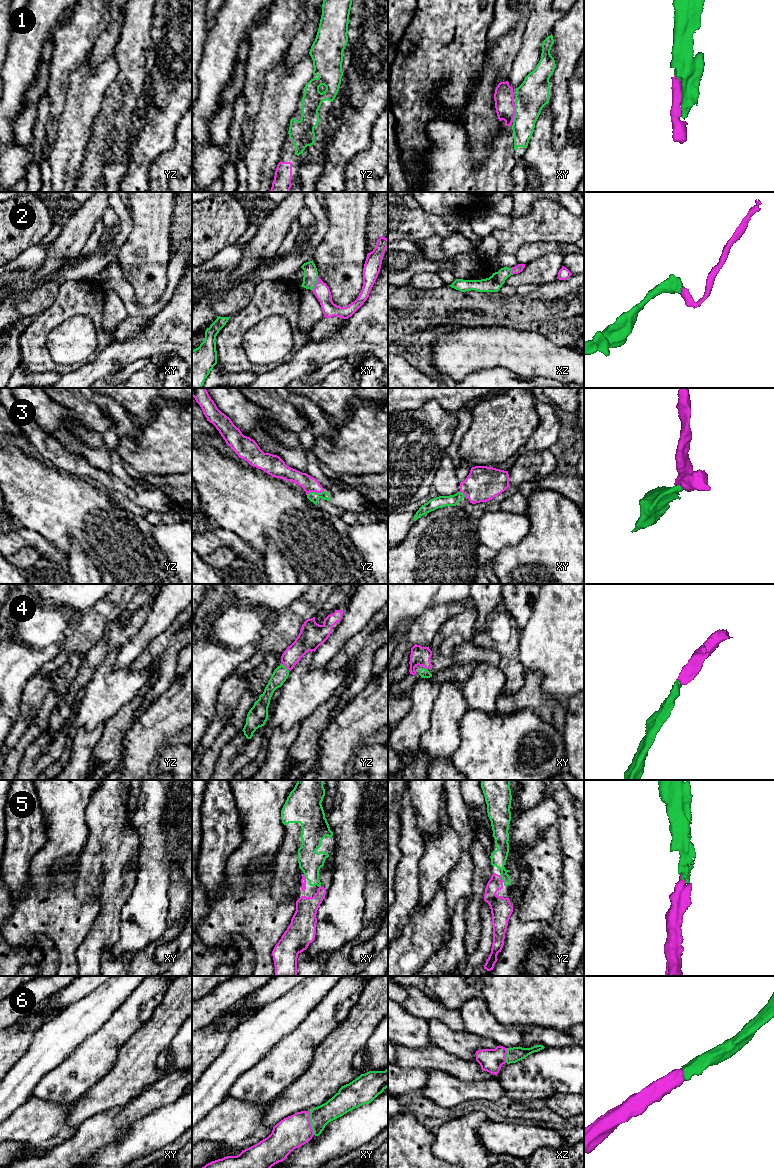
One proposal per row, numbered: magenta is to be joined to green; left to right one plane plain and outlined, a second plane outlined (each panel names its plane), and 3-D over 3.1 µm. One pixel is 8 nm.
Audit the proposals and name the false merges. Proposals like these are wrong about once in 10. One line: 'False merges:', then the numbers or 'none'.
False merges: none

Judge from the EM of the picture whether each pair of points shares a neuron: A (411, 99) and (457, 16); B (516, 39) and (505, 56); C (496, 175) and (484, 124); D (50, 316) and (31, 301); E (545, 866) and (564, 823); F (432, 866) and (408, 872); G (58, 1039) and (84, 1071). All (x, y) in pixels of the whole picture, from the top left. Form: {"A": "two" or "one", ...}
{"A": "one", "B": "one", "C": "two", "D": "two", "E": "two", "F": "two", "G": "two"}

